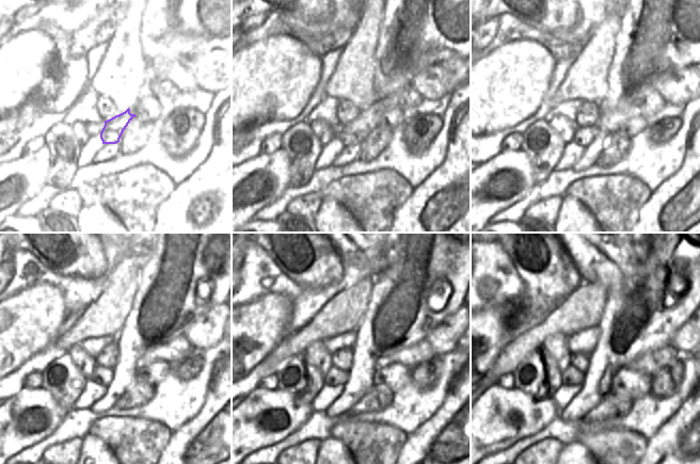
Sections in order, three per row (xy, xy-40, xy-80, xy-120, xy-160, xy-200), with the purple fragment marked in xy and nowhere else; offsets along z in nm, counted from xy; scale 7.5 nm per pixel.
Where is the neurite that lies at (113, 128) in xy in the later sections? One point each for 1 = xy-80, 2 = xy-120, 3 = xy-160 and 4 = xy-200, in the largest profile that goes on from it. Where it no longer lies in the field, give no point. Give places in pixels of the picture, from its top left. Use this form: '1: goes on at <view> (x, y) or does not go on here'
1: goes on at xy-80 (584, 136)
2: goes on at xy-120 (101, 376)
3: goes on at xy-160 (335, 377)
4: goes on at xy-200 (571, 376)

